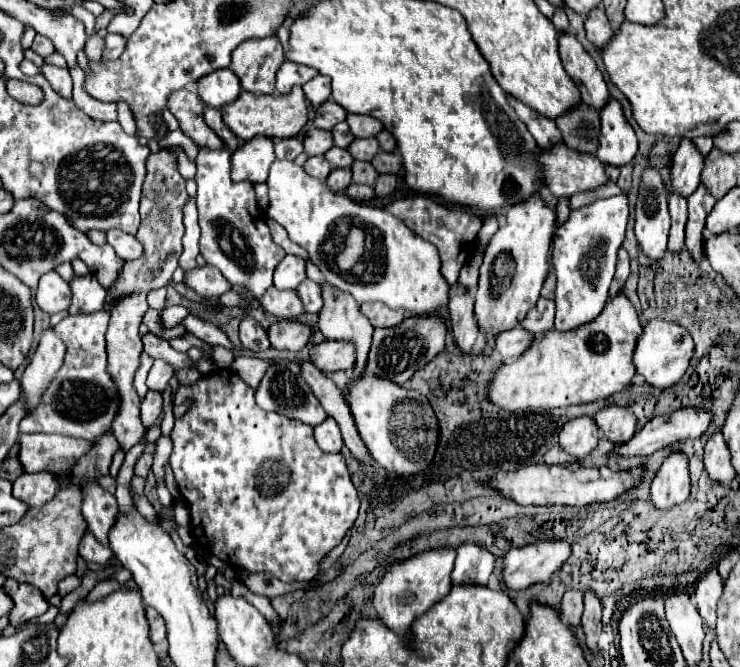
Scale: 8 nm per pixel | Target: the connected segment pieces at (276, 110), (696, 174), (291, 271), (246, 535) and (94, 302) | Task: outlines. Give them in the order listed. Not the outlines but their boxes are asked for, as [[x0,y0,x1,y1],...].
[[222,87,308,139],[670,139,704,197],[274,255,306,289],[170,369,360,583],[70,277,106,315]]

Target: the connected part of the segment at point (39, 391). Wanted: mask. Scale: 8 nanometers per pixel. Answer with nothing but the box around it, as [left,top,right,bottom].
[20,327,64,415]

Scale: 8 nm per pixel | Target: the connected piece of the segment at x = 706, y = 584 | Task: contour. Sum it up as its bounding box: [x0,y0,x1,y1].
[694,569,724,629]

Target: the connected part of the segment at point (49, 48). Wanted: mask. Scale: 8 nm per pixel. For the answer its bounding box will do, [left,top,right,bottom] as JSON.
[30,35,56,57]

